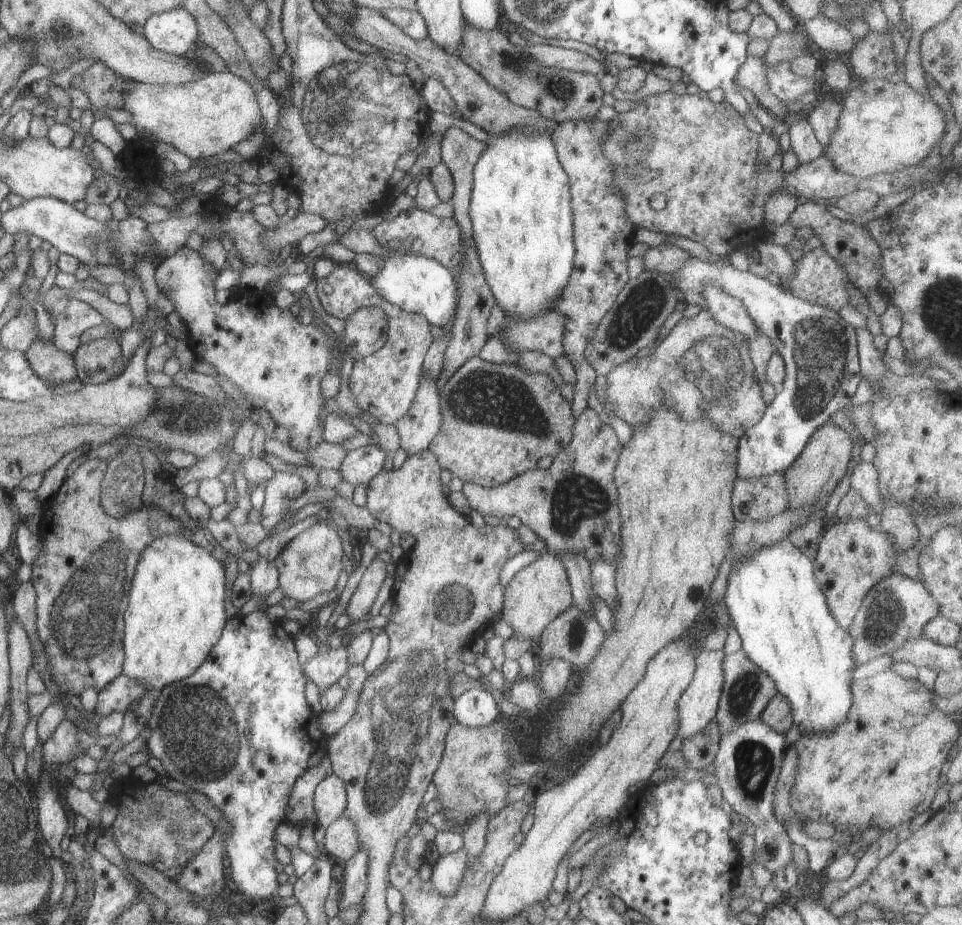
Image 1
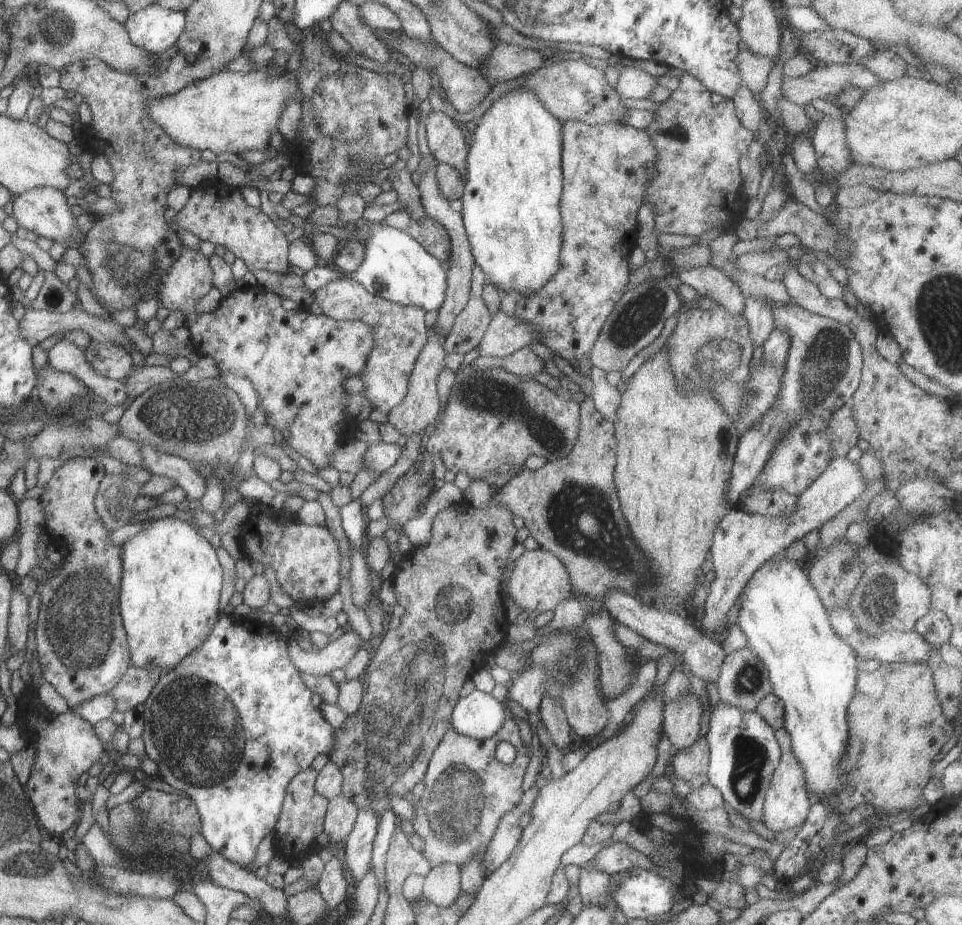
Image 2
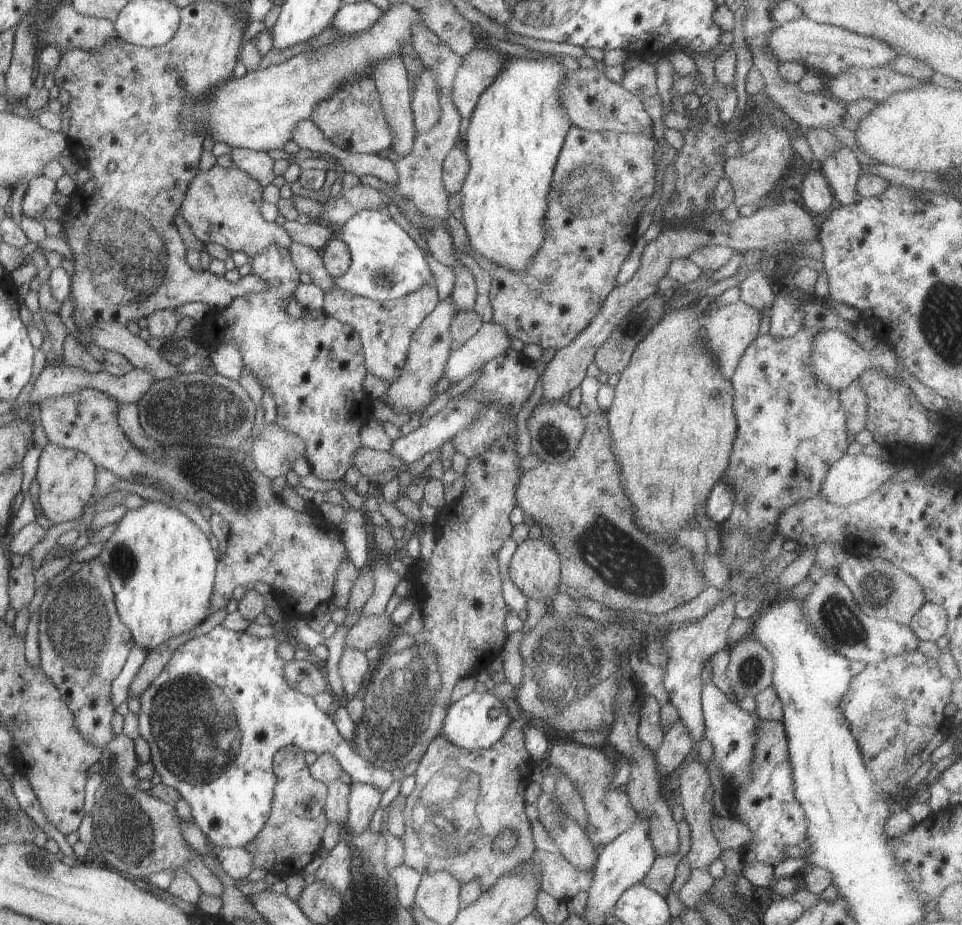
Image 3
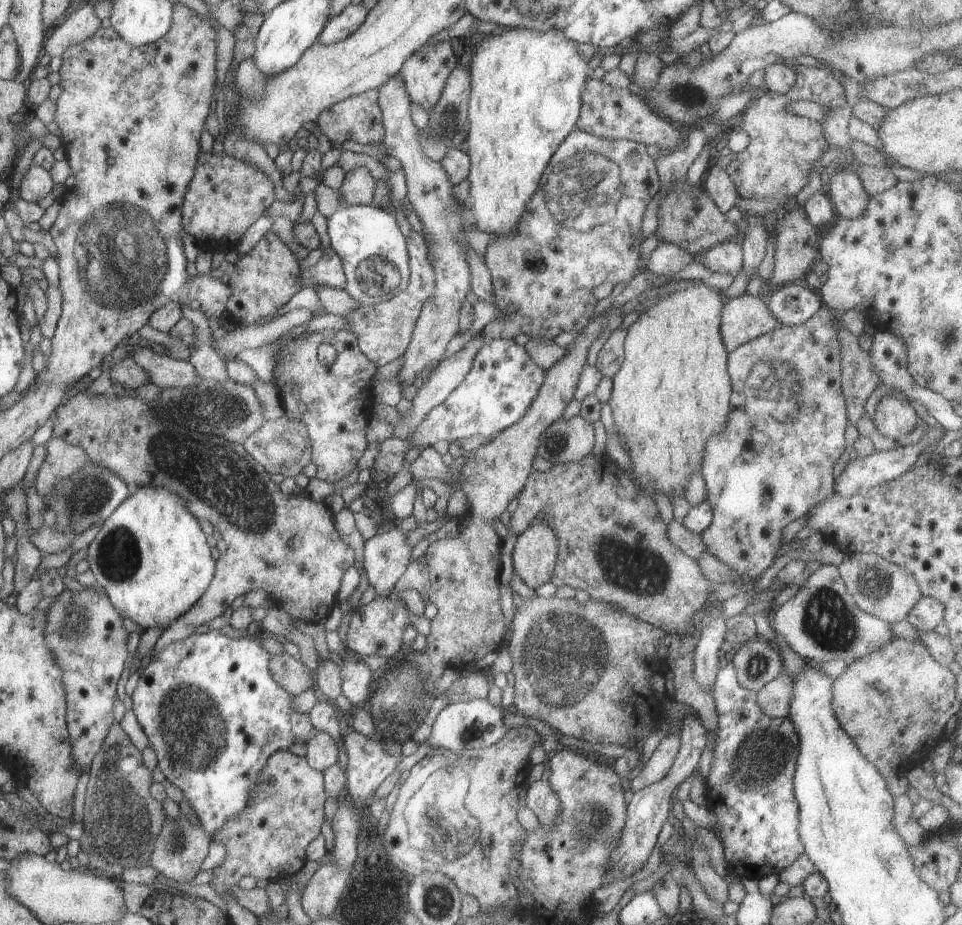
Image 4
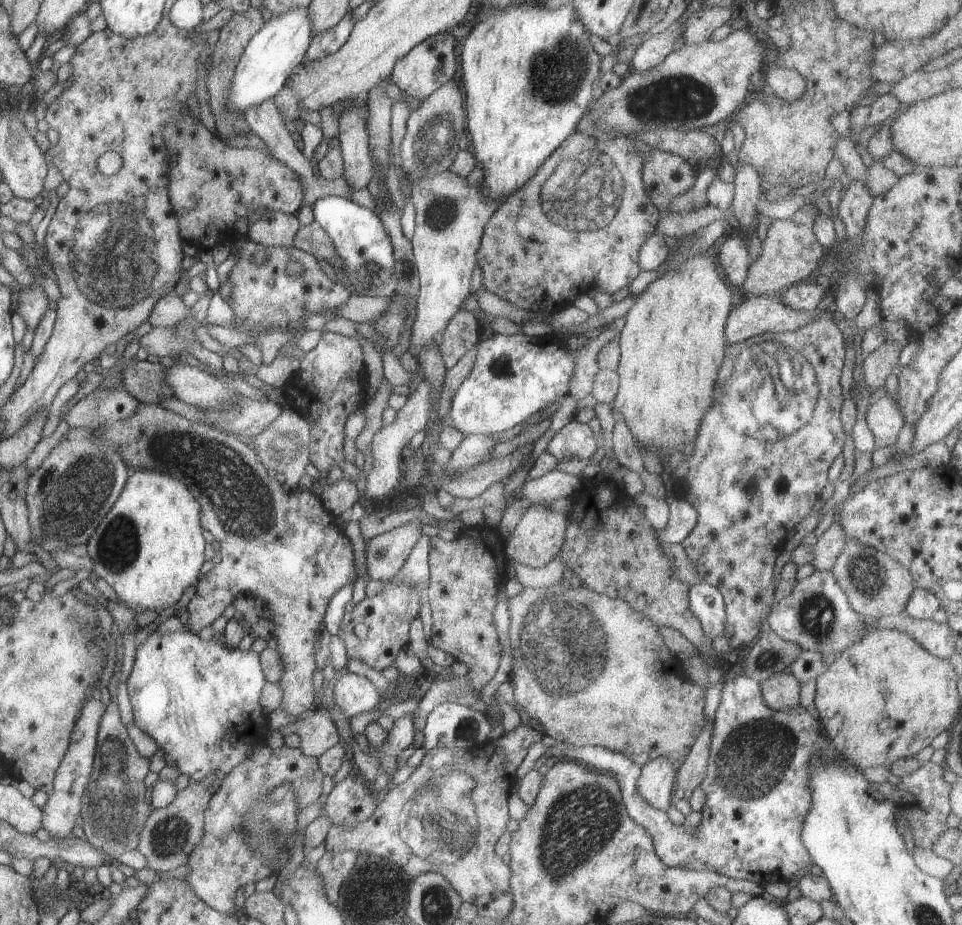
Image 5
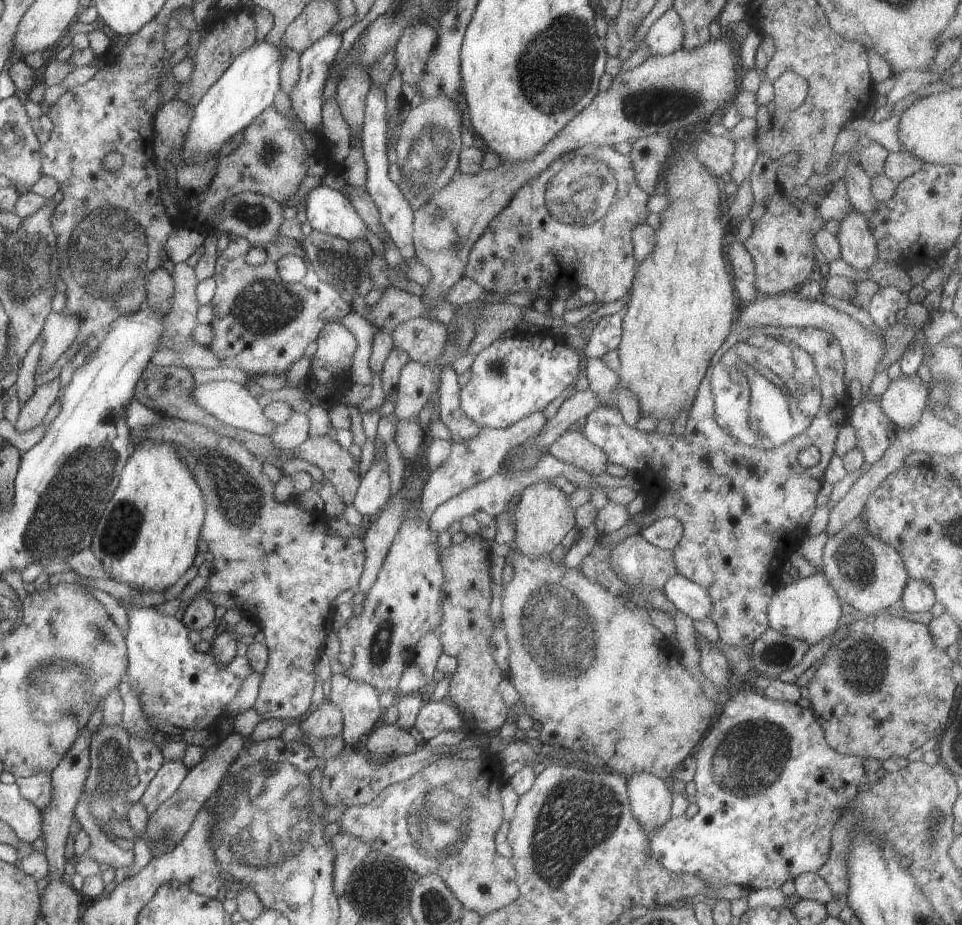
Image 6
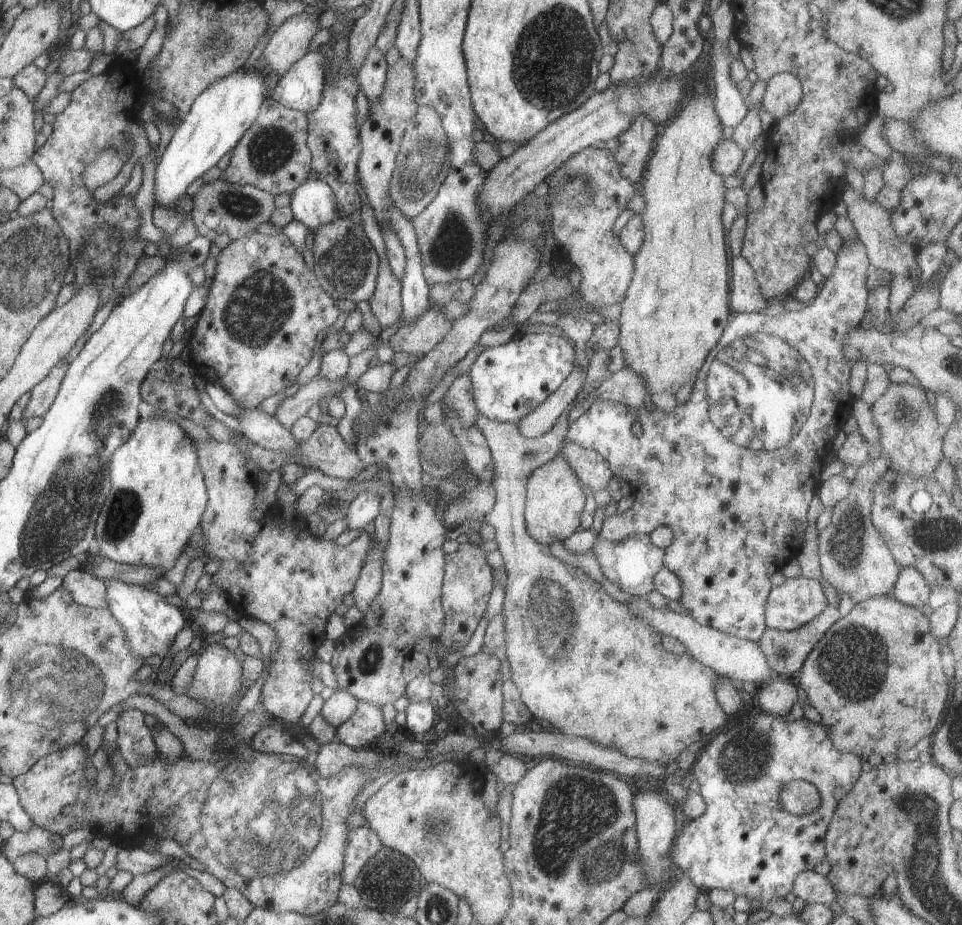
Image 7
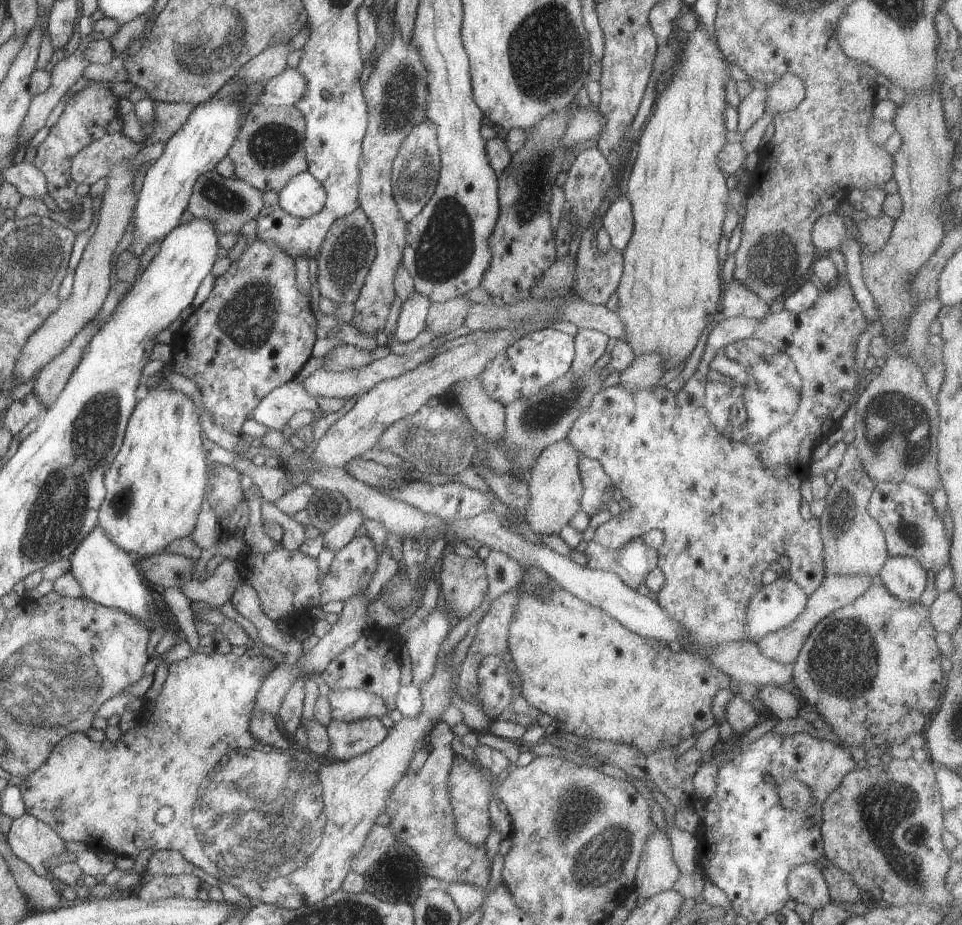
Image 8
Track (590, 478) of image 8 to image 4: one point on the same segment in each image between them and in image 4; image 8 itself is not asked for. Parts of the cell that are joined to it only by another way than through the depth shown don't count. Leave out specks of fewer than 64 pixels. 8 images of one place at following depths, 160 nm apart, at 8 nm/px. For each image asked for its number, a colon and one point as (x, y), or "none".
4: (570, 439)
5: (576, 440)
6: (572, 447)
7: (592, 469)

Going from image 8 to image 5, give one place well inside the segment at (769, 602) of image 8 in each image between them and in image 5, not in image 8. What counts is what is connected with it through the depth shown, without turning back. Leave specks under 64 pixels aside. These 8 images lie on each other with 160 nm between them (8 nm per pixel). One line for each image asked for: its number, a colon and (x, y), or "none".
5: (817, 616)
6: (809, 610)
7: (791, 605)

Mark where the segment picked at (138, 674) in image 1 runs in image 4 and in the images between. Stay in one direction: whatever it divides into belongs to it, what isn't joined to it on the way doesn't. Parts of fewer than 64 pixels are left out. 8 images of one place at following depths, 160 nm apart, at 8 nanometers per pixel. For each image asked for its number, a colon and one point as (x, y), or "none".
2: (170, 586)
3: (161, 566)
4: (151, 559)

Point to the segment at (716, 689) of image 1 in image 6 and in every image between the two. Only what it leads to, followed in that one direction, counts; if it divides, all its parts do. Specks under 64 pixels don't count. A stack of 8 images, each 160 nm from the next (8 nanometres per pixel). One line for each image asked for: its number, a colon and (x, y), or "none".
2: (681, 719)
3: (677, 744)
4: (660, 762)
5: (656, 784)
6: (650, 797)

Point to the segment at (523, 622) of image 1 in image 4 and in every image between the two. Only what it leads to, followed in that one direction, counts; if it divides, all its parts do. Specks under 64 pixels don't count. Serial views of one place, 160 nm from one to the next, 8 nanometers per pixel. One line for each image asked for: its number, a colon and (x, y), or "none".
2: (539, 582)
3: (535, 568)
4: (534, 557)

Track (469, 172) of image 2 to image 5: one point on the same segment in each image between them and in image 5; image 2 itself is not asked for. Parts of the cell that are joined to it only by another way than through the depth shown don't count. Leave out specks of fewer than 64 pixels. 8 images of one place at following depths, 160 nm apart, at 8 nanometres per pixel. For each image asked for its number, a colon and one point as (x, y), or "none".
3: (516, 133)
4: (525, 98)
5: (528, 71)

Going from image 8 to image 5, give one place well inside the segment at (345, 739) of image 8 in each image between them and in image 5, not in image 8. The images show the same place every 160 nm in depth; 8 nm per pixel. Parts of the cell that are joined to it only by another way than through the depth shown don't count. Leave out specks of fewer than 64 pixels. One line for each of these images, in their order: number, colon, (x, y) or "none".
5: (353, 694)
6: (359, 702)
7: (366, 726)

